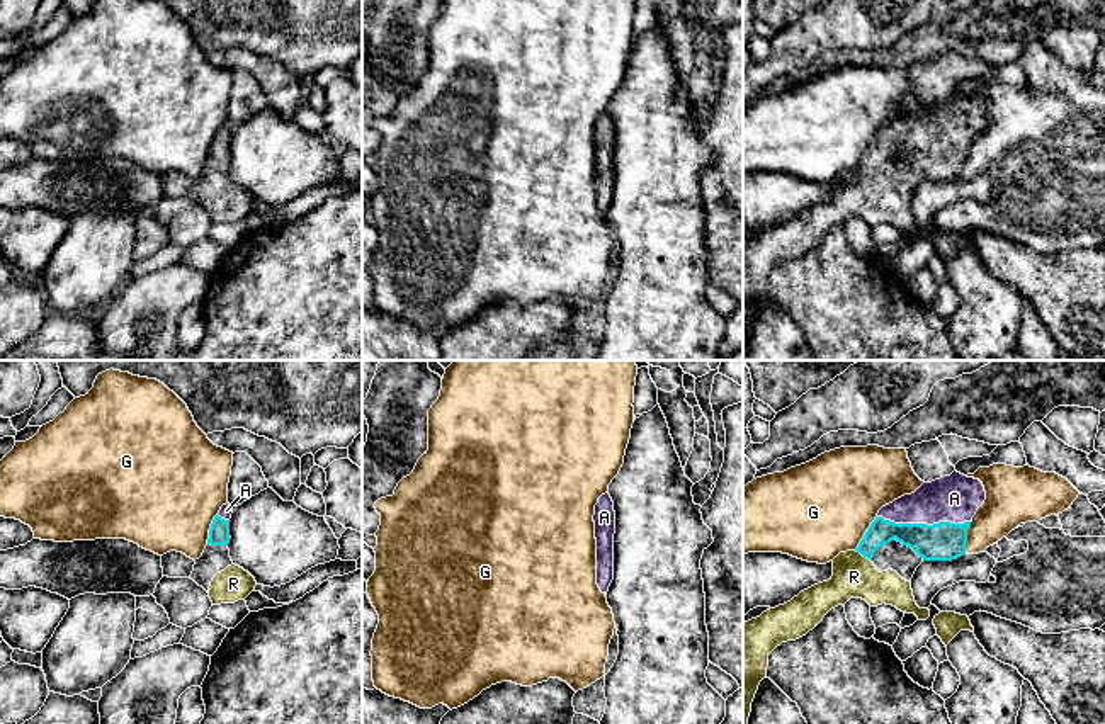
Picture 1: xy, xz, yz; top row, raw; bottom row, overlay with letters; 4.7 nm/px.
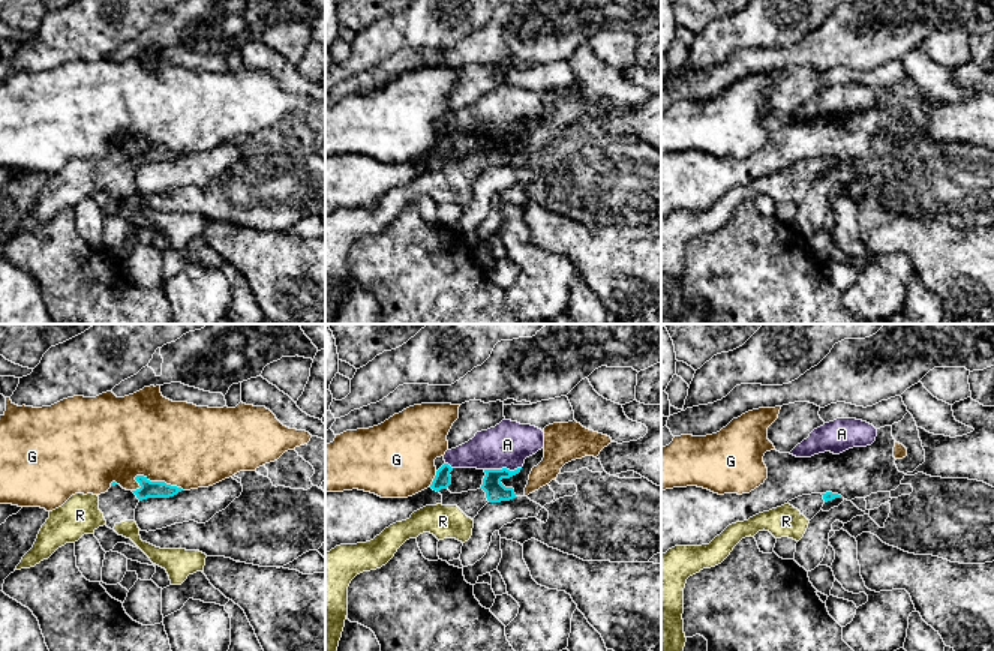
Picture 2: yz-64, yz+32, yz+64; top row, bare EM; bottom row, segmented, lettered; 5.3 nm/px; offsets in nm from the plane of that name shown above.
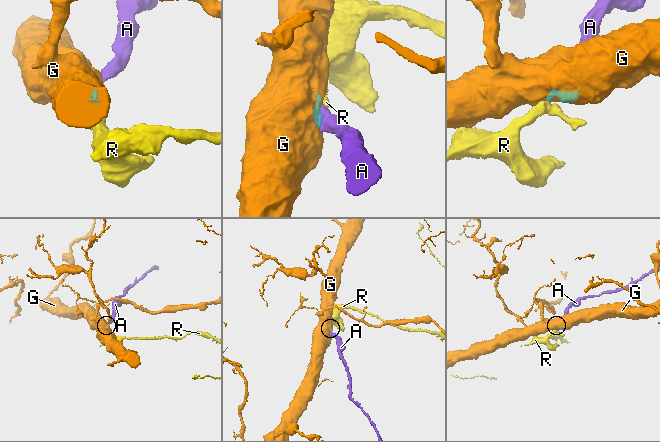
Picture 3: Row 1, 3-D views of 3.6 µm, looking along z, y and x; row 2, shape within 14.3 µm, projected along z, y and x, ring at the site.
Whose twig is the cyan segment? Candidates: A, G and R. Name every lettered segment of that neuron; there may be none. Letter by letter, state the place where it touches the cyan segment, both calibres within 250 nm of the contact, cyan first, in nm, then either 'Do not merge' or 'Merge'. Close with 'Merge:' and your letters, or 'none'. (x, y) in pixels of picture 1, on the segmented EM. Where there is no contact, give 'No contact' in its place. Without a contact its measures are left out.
A: Touches cyan at yz (923, 524). Thickness 190 nm (cyan) against 220 nm. Merge
G: Touches cyan at yz (866, 532). Thickness 130 nm (cyan) against 460 nm. Do not merge
R: Touches cyan at yz (864, 556). Thickness 120 nm (cyan) against 200 nm. Merge
Merge: A, R

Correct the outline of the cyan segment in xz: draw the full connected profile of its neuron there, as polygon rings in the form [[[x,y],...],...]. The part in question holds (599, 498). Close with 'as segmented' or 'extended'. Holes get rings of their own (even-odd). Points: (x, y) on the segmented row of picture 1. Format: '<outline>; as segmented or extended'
[[[609,493],[598,498],[595,505],[595,539],[597,539],[597,585],[607,595],[614,580],[614,534],[615,512]]]; extended

